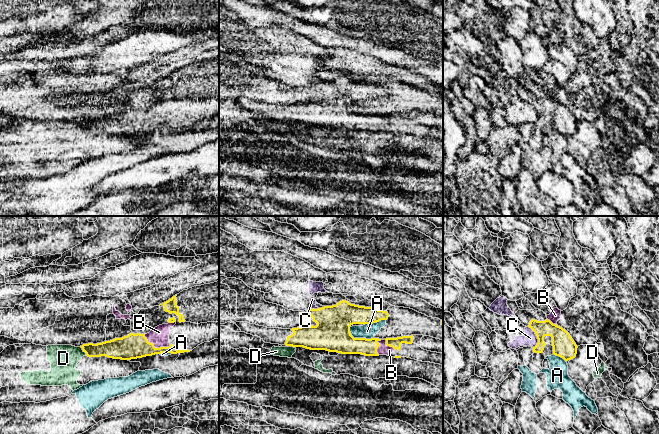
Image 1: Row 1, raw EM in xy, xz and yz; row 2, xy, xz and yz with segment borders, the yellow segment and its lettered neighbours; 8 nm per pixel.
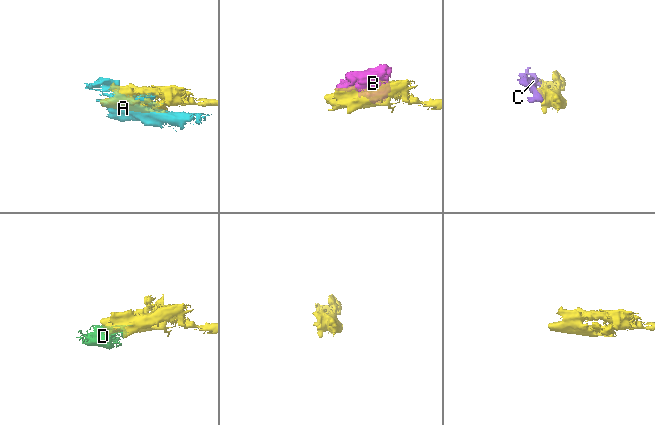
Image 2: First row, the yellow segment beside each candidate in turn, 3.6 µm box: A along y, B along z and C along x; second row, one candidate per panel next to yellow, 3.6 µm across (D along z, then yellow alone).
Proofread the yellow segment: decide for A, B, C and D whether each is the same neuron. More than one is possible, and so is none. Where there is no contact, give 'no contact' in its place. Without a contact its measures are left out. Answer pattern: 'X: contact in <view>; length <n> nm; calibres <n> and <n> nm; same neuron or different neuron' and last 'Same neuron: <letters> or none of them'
A: contact in xz; length 220 nm; calibres 280 and 120 nm; different neuron
B: contact in xy; length 240 nm; calibres 200 and 160 nm; different neuron
C: contact in yz; length 180 nm; calibres 180 and 110 nm; different neuron
D: contact in xy; length 100 nm; calibres 150 and 220 nm; different neuron
Same neuron: none of them

